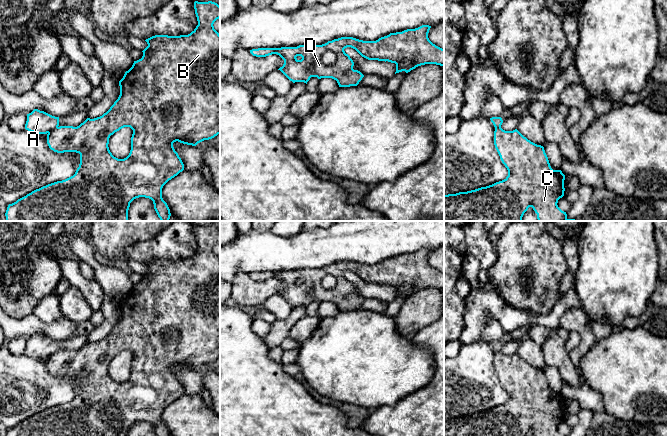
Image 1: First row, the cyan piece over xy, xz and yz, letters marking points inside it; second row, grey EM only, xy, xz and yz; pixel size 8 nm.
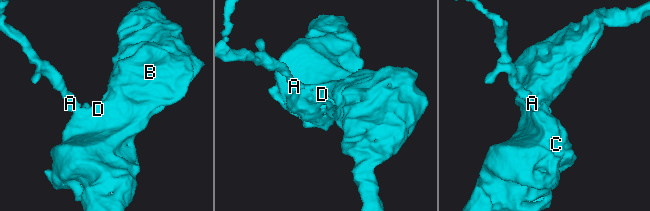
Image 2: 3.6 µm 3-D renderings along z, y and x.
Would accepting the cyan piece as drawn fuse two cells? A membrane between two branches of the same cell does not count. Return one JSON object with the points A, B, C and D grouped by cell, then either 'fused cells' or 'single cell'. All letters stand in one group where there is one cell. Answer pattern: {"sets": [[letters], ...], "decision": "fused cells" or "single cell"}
{"sets": [["A"], ["B", "C", "D"]], "decision": "fused cells"}

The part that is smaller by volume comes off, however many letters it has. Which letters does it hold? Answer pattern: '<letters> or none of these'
A

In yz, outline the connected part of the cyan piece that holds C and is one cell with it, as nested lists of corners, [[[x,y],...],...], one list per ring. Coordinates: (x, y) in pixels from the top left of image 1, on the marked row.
[[[497,128],[494,131],[494,145],[500,156],[502,163],[505,165],[505,167],[508,170],[508,176],[504,180],[496,182],[486,187],[481,187],[467,192],[459,192],[456,194],[444,195],[444,221],[522,221],[522,217],[529,207],[532,207],[535,213],[537,214],[537,219],[538,219],[537,221],[574,221],[575,220],[575,219],[568,219],[566,212],[562,211],[557,205],[558,200],[564,196],[565,175],[562,173],[561,170],[553,170],[551,168],[543,146],[531,142],[526,137],[524,137],[517,129],[513,131],[505,131],[502,128]]]

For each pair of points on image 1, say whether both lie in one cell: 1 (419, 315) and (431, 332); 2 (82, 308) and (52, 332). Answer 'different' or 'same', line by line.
1: different
2: different

